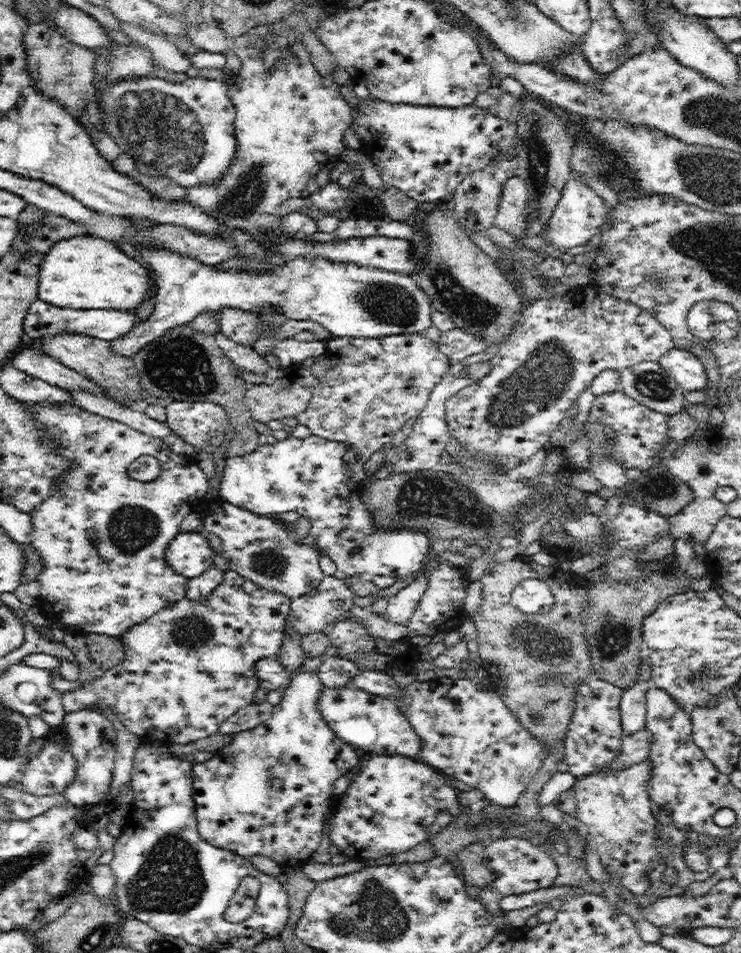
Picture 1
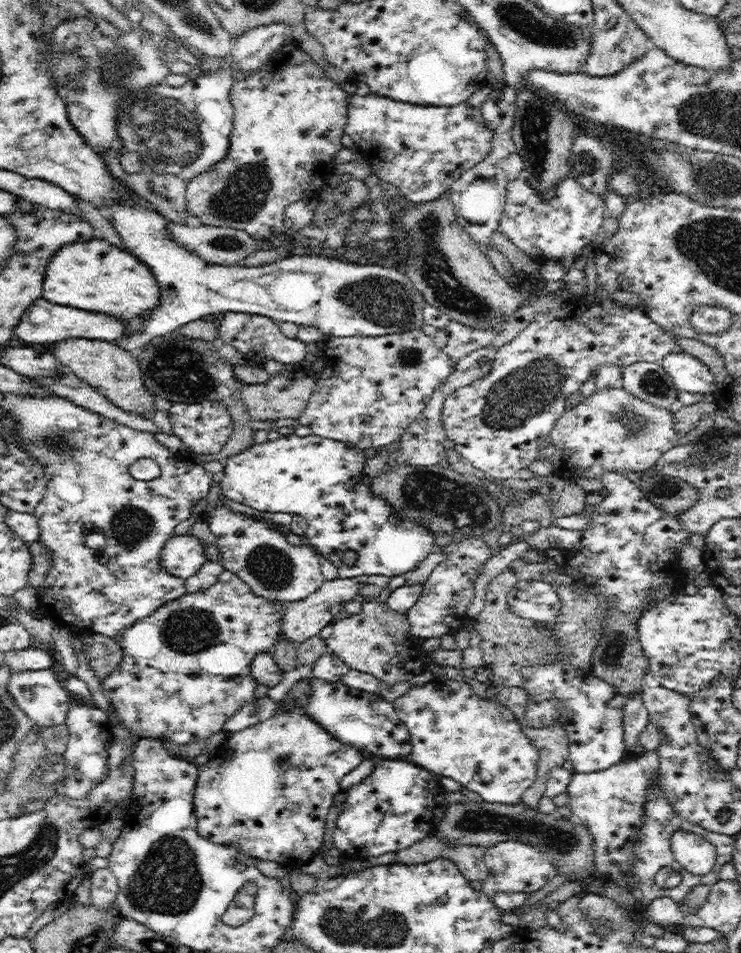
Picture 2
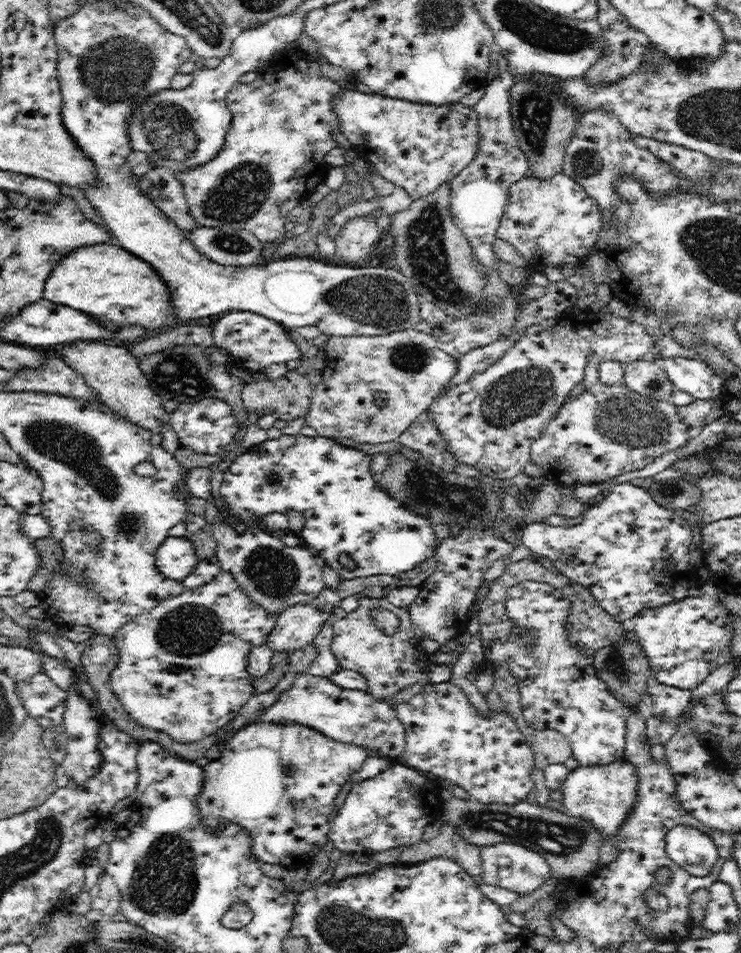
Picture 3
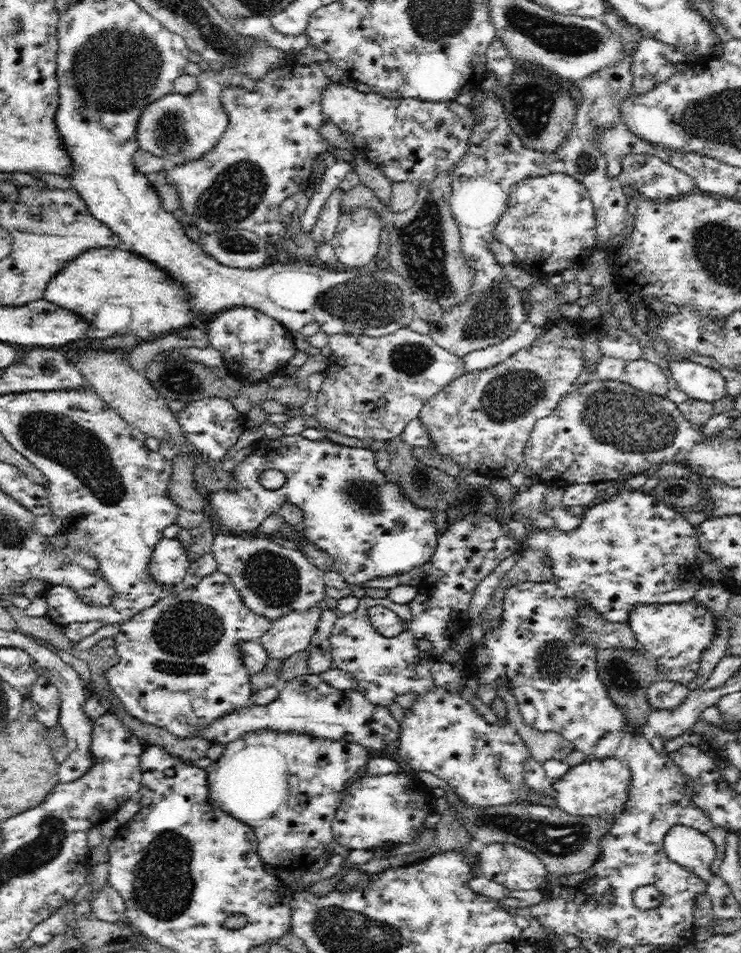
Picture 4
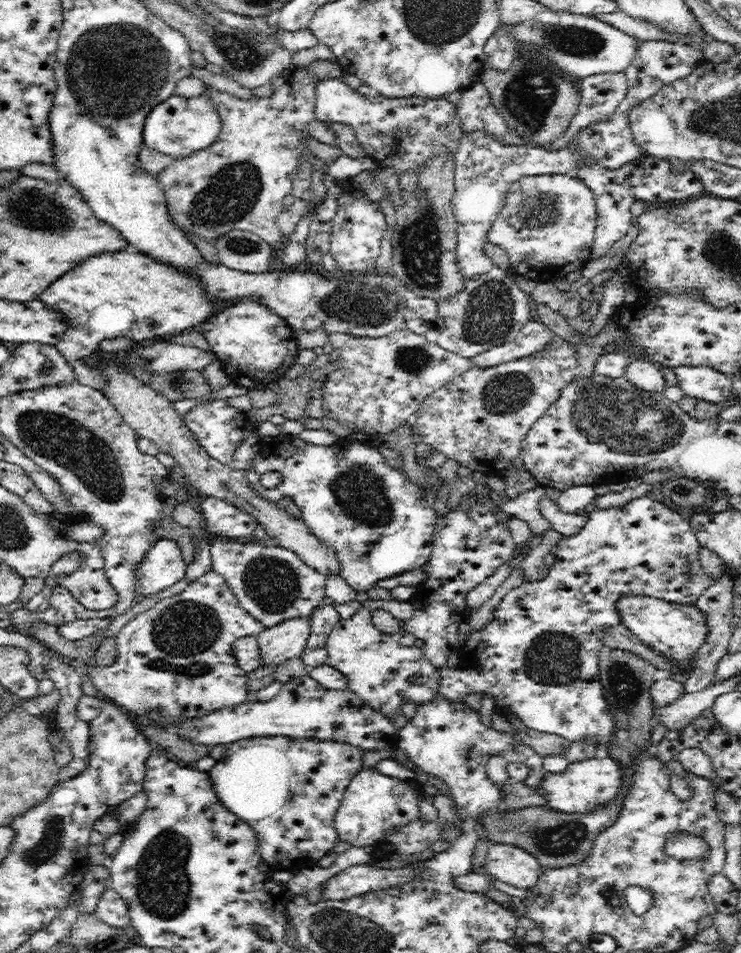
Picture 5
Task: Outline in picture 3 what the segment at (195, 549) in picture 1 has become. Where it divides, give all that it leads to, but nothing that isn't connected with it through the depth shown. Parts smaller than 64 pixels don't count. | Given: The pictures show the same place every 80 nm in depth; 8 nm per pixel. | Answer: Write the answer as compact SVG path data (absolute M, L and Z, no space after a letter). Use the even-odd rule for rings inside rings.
M185 537L165 538L156 549L155 565L162 577L180 581L196 566L198 558Z

